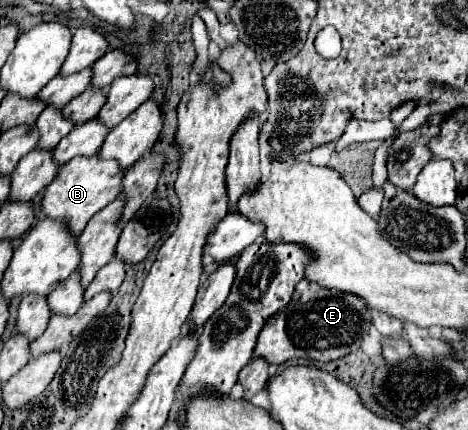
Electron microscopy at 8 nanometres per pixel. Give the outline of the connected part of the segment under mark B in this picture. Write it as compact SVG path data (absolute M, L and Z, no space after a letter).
M98 156L72 158L64 166L60 166L58 176L46 186L42 198L42 212L50 220L64 220L72 236L78 236L98 210L118 198L122 174L124 170L116 166L116 160L100 160Z

